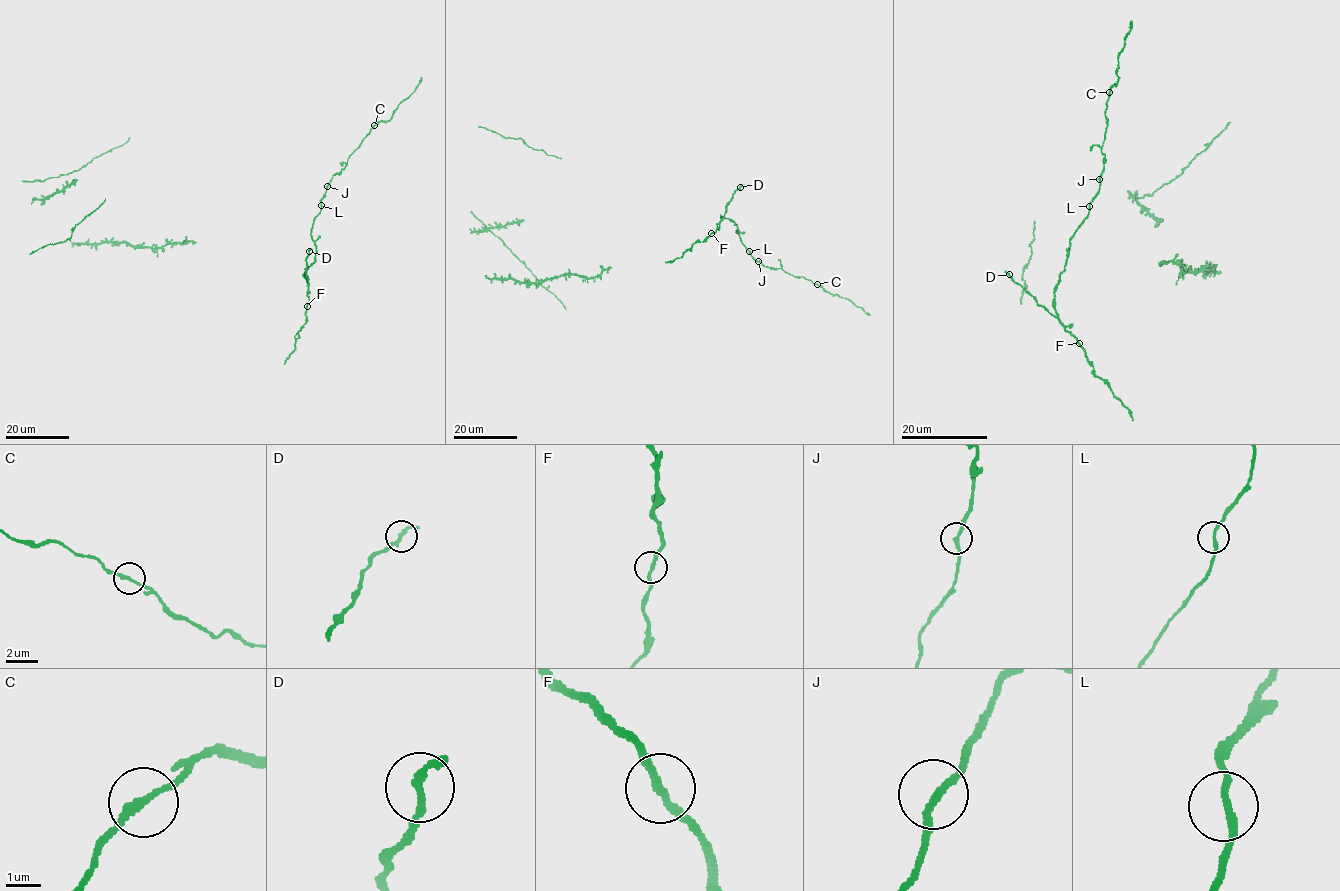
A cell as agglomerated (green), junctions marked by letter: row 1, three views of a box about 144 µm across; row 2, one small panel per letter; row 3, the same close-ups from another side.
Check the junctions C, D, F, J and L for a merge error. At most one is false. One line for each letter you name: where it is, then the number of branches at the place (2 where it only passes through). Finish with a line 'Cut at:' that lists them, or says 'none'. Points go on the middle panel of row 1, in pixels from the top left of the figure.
C: place (817, 284); branches 2
Cut at: C

